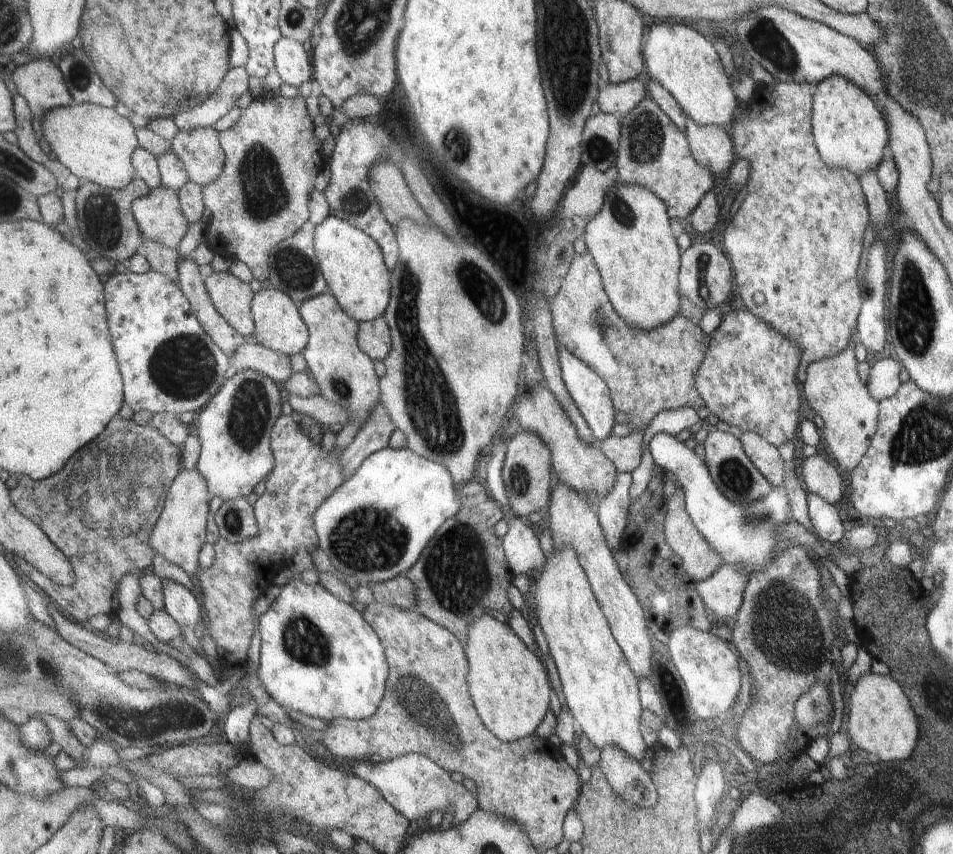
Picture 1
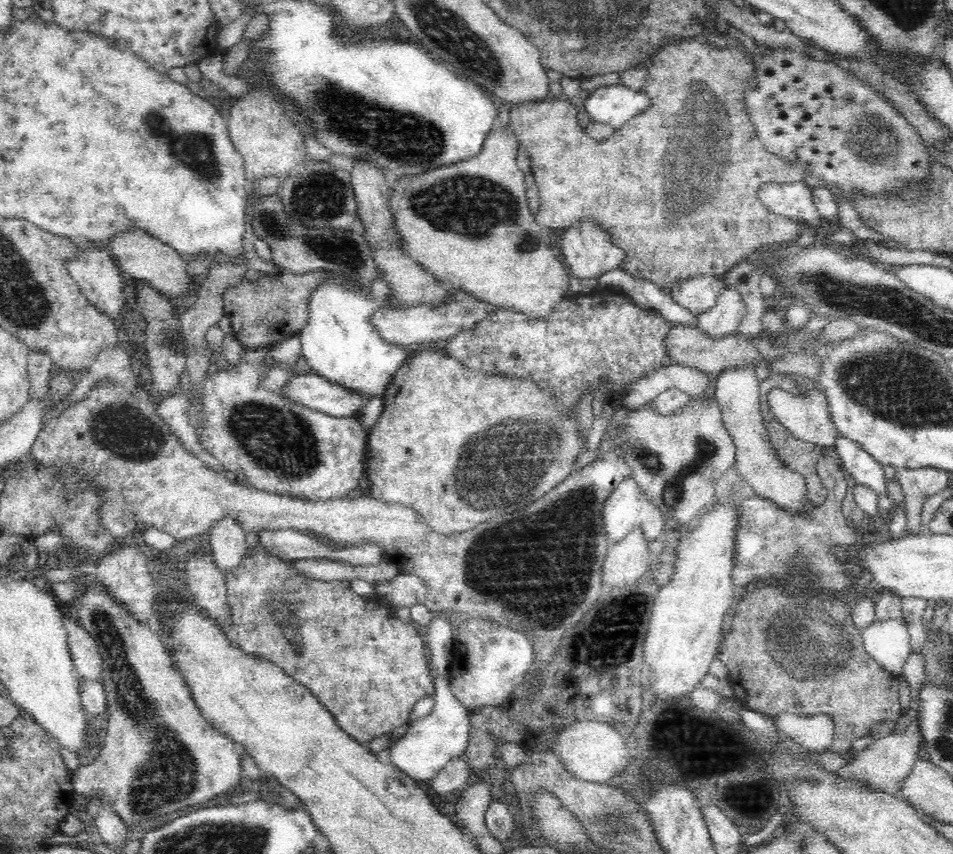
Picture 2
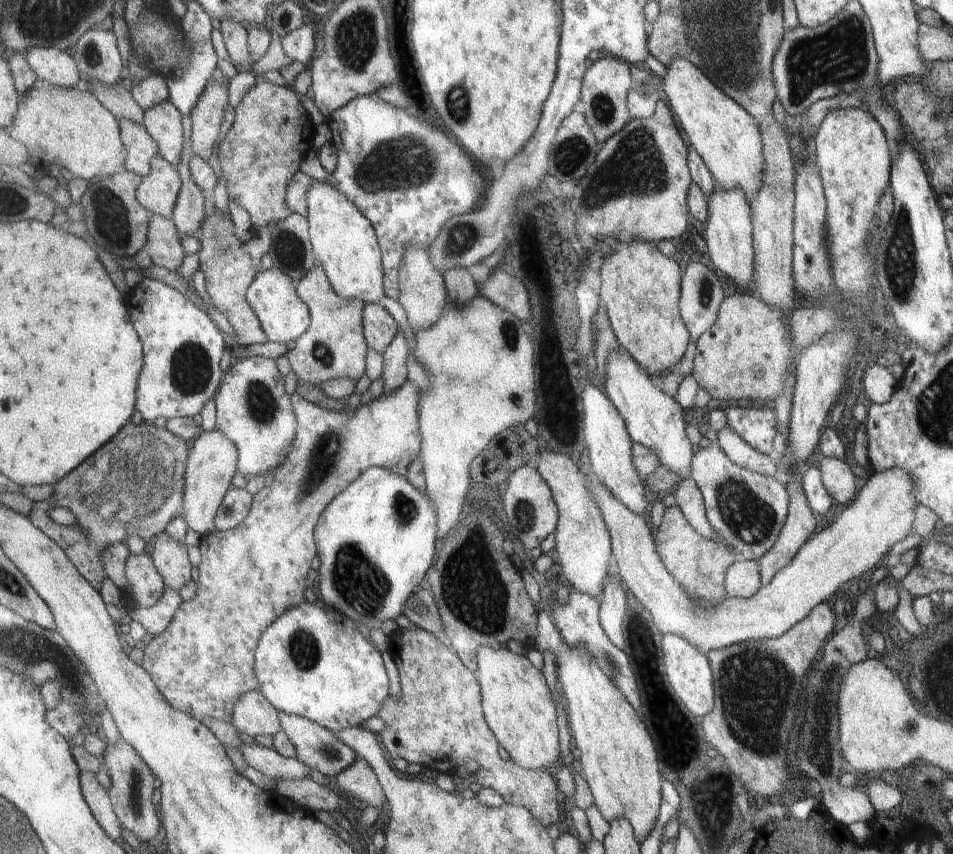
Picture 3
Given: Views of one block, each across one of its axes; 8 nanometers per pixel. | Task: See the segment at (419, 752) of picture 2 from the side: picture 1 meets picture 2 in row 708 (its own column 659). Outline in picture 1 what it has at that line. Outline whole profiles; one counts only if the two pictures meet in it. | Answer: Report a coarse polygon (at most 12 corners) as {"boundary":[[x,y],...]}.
{"boundary":[[657,433],[654,462],[676,475],[693,522],[723,564],[748,576],[791,520],[782,489],[735,504],[701,458]]}

